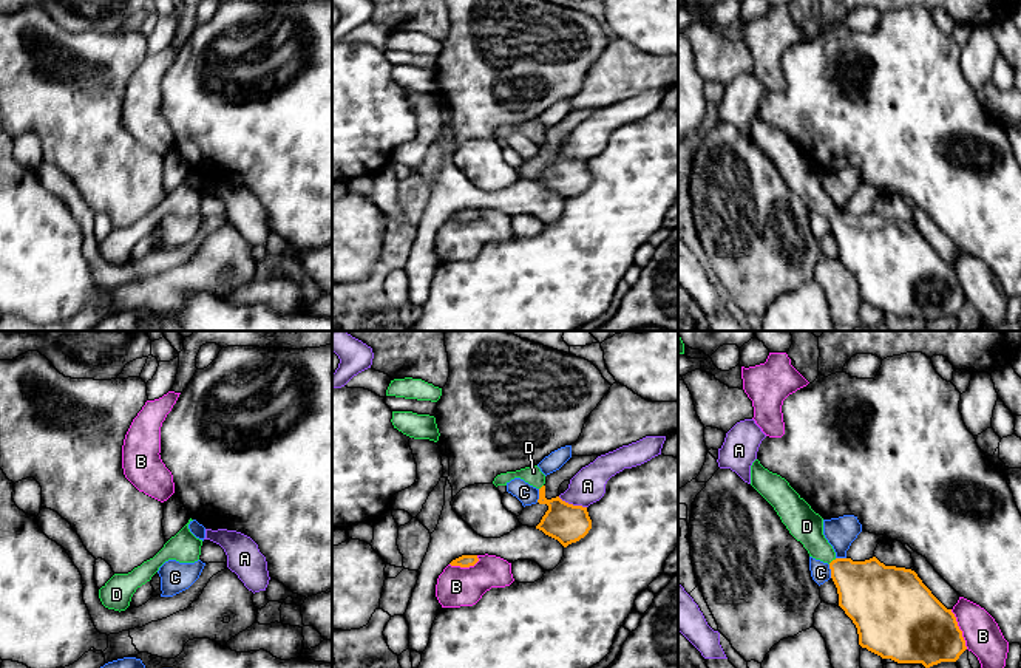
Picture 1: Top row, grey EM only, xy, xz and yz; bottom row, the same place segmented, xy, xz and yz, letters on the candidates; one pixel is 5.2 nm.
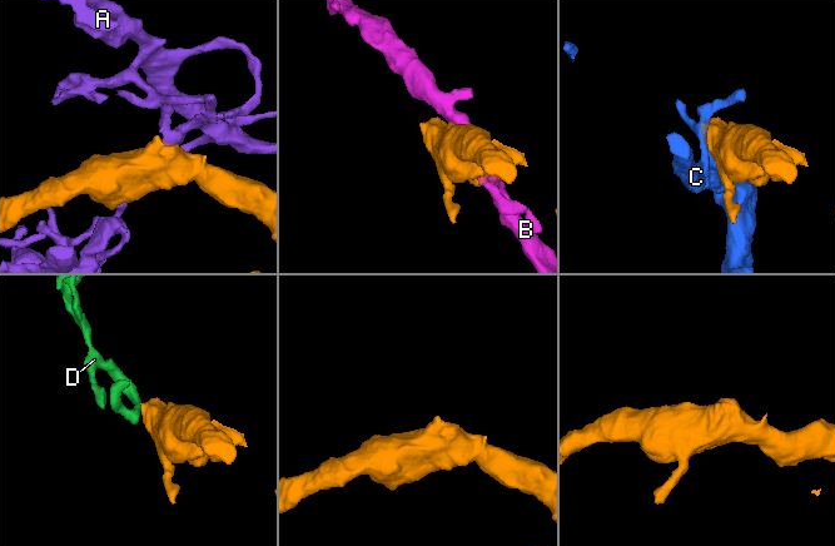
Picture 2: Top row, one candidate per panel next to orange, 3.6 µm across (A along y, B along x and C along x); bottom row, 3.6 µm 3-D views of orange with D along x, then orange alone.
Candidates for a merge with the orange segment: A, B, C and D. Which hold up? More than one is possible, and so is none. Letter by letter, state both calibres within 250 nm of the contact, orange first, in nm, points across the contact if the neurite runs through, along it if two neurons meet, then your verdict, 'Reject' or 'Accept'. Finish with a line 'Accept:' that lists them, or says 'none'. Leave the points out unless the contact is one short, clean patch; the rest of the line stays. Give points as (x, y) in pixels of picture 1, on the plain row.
A: Thickness 200 nm (orange) against 180 nm. Reject
B: Thickness 380 nm (orange) against 190 nm. Reject
C: Thickness 200 nm (orange) against 100 nm. Reject
D: Thickness 320 nm (orange) against 170 nm. Path across: yz (868, 245), (833, 214), (813, 194), (807, 180). Accept
Accept: D

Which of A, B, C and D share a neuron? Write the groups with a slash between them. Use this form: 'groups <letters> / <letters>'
groups A / B / C / D

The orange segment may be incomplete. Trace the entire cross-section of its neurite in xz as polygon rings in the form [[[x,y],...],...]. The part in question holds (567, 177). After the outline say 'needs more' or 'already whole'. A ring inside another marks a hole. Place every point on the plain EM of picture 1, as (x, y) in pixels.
[[[538,119],[525,121],[516,125],[500,127],[493,138],[507,139],[511,133],[521,131],[539,144],[539,158],[547,158],[548,164],[542,170],[536,182],[558,193],[564,201],[584,192],[592,182],[592,173],[587,161],[573,159],[562,155],[559,150],[545,152],[545,128]]] | needs more

